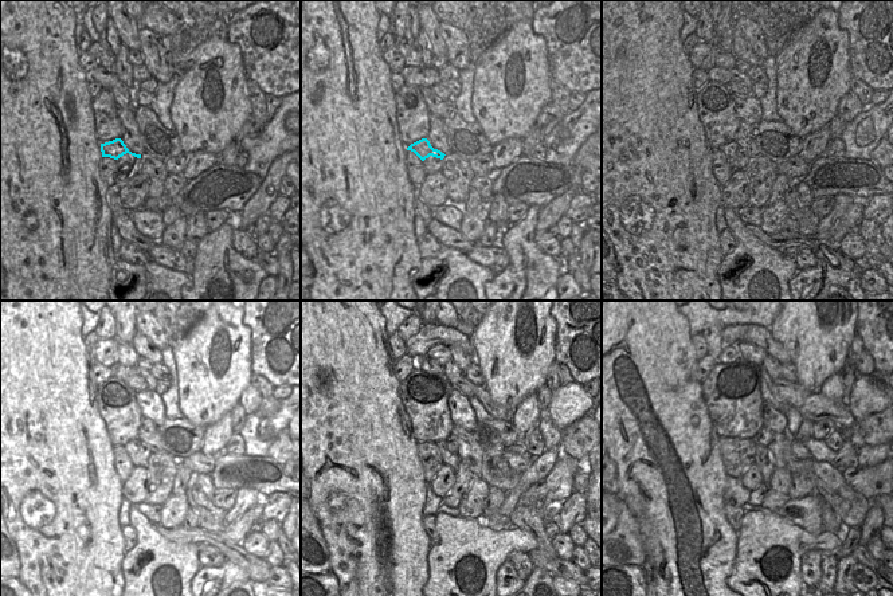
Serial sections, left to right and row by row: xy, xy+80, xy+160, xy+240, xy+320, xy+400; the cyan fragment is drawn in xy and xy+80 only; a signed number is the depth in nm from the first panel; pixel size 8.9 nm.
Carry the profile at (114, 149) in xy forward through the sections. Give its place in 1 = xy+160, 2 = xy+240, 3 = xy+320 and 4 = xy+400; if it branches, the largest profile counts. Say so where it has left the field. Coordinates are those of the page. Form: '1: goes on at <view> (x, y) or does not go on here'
1: goes on at xy+160 (732, 152)
2: goes on at xy+240 (137, 451)
3: goes on at xy+320 (449, 454)
4: goes on at xy+400 (763, 458)

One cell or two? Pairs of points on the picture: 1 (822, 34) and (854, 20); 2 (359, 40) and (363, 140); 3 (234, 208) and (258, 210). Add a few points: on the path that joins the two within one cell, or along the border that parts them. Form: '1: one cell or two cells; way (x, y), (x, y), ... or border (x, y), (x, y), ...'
1: two cells; border (837, 14), (837, 24), (848, 34), (848, 57)
2: one cell; way (359, 65), (361, 116)
3: two cells; border (261, 183), (259, 188), (237, 215)

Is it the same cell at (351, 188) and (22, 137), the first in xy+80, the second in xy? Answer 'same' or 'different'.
same

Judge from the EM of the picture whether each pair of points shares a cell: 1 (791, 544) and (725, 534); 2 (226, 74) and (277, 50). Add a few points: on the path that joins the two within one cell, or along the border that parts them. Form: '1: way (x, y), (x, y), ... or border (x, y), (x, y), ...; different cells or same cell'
1: border (736, 532), (733, 567); different cells
2: border (227, 38), (239, 47), (247, 78); different cells

